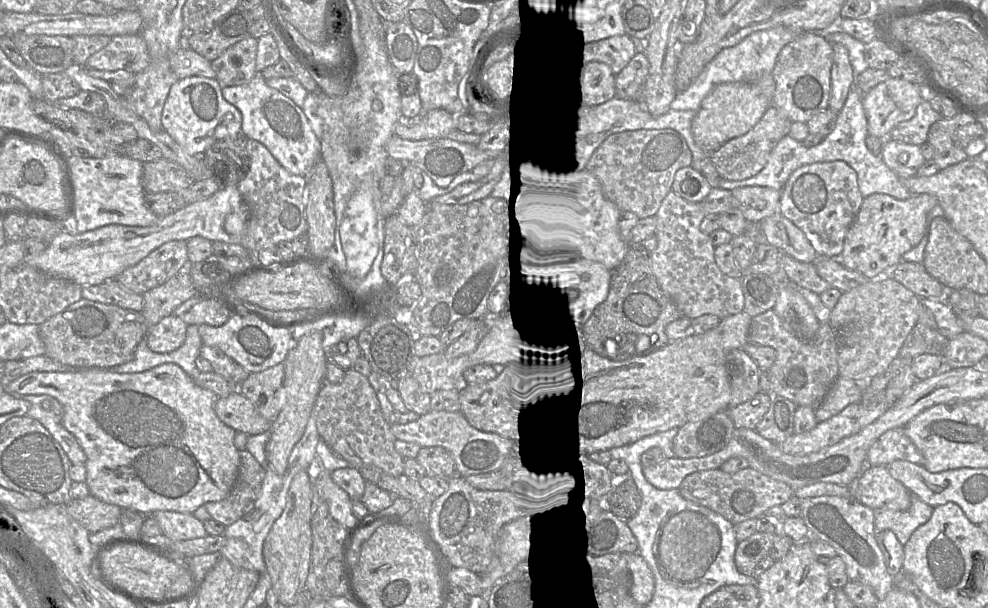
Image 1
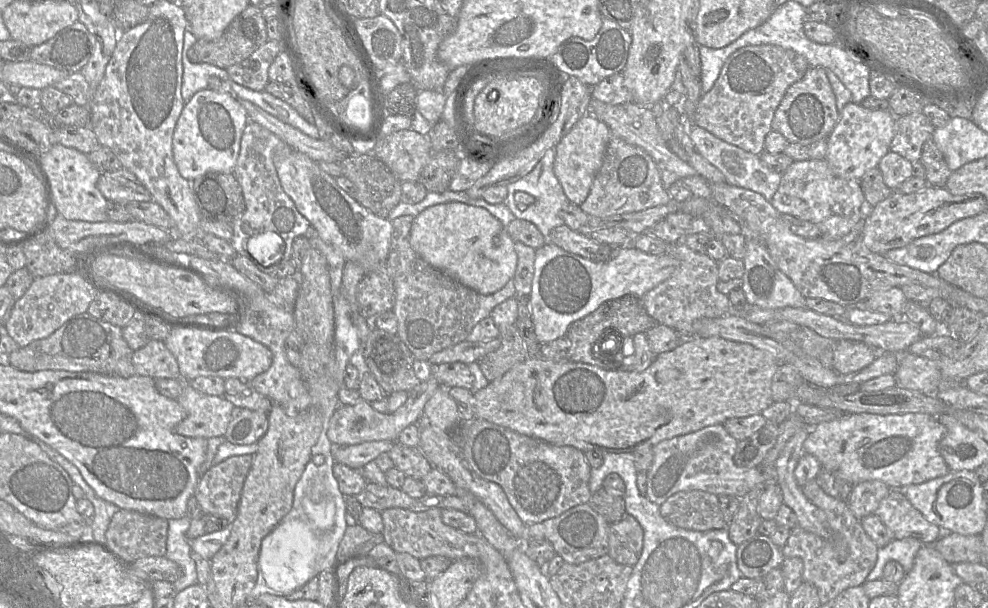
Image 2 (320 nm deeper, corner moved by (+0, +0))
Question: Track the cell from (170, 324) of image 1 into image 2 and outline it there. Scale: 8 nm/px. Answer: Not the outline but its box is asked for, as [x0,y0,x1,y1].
[132,340,181,379]

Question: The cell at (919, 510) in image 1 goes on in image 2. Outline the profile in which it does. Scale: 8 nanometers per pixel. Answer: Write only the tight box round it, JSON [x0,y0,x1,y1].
[866,537,923,581]

